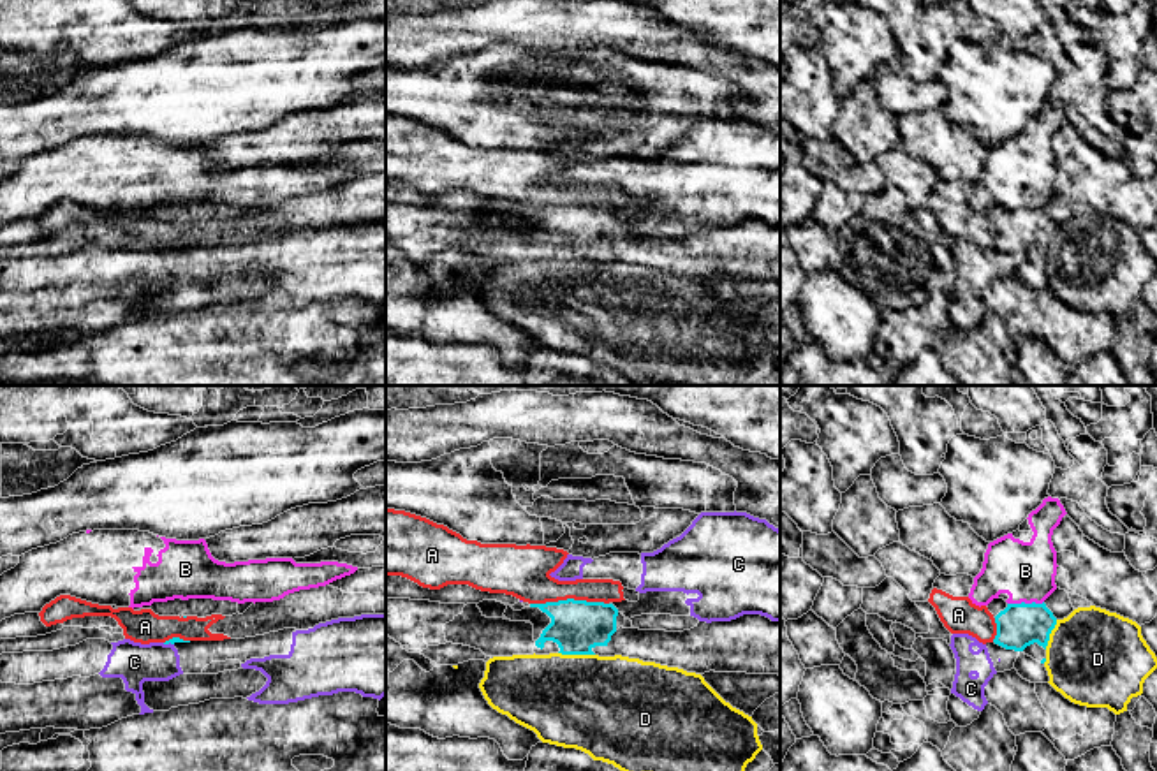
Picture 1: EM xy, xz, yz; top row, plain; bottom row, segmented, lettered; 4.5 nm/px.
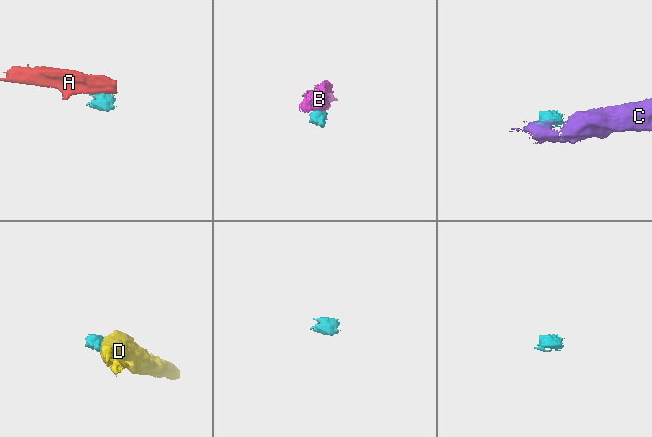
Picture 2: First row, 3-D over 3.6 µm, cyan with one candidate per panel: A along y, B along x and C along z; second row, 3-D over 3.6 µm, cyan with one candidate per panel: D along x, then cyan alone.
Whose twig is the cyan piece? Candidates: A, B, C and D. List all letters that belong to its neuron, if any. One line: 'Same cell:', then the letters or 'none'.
Same cell: none

